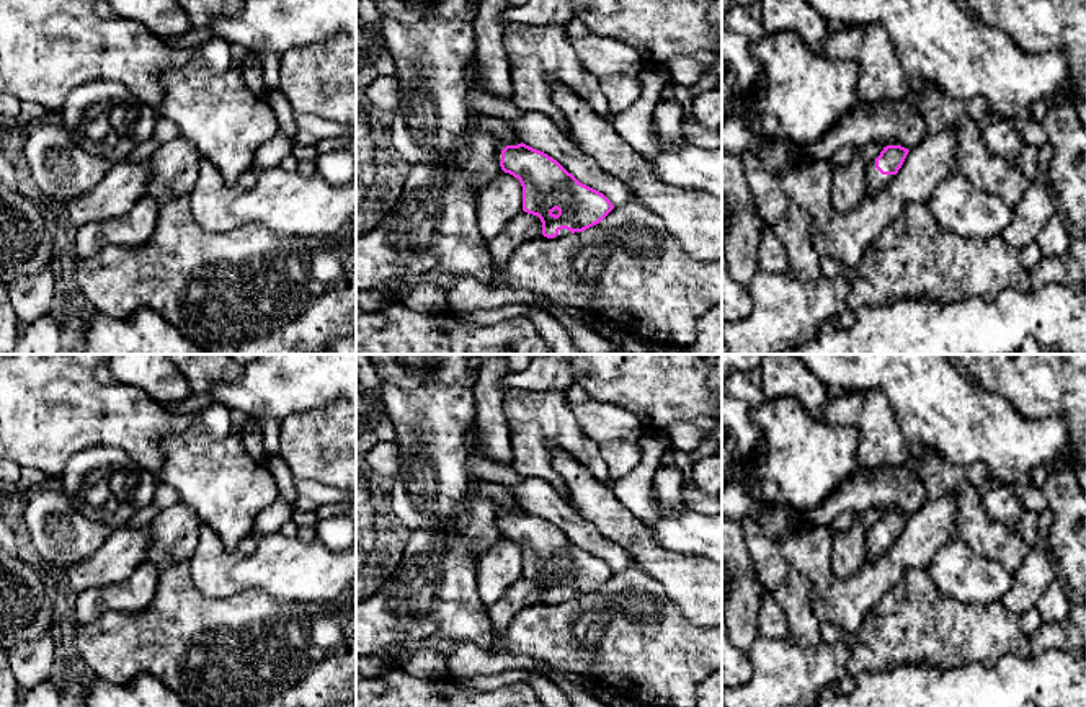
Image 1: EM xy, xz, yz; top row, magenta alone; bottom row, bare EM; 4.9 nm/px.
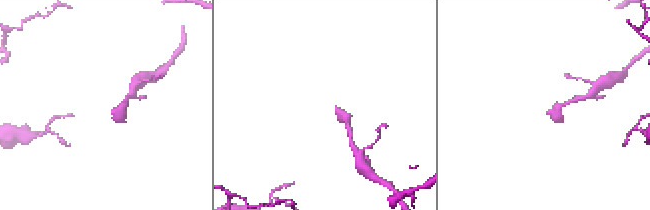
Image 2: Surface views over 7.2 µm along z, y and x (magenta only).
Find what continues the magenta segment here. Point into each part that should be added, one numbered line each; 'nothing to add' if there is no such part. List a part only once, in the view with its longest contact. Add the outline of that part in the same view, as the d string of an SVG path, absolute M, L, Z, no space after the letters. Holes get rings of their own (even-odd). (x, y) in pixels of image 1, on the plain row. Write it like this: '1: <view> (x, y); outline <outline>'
1: yz (876, 547); outline M875 522L877 524L877 522ZM875 524L866 532L867 562L877 560L885 555L895 544L895 540L882 540L875 534Z

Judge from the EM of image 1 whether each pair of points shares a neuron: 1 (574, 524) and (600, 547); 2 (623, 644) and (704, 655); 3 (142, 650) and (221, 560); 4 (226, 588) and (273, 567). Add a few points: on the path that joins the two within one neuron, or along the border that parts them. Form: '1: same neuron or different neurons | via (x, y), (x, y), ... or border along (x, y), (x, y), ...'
1: same neuron | via (580, 531), (593, 542)
2: same neuron | via (642, 645), (654, 655), (685, 655)
3: different neurons | border along (186, 562), (193, 583), (204, 595), (234, 595)
4: different neurons | border along (255, 551), (232, 570), (232, 580), (242, 590)

